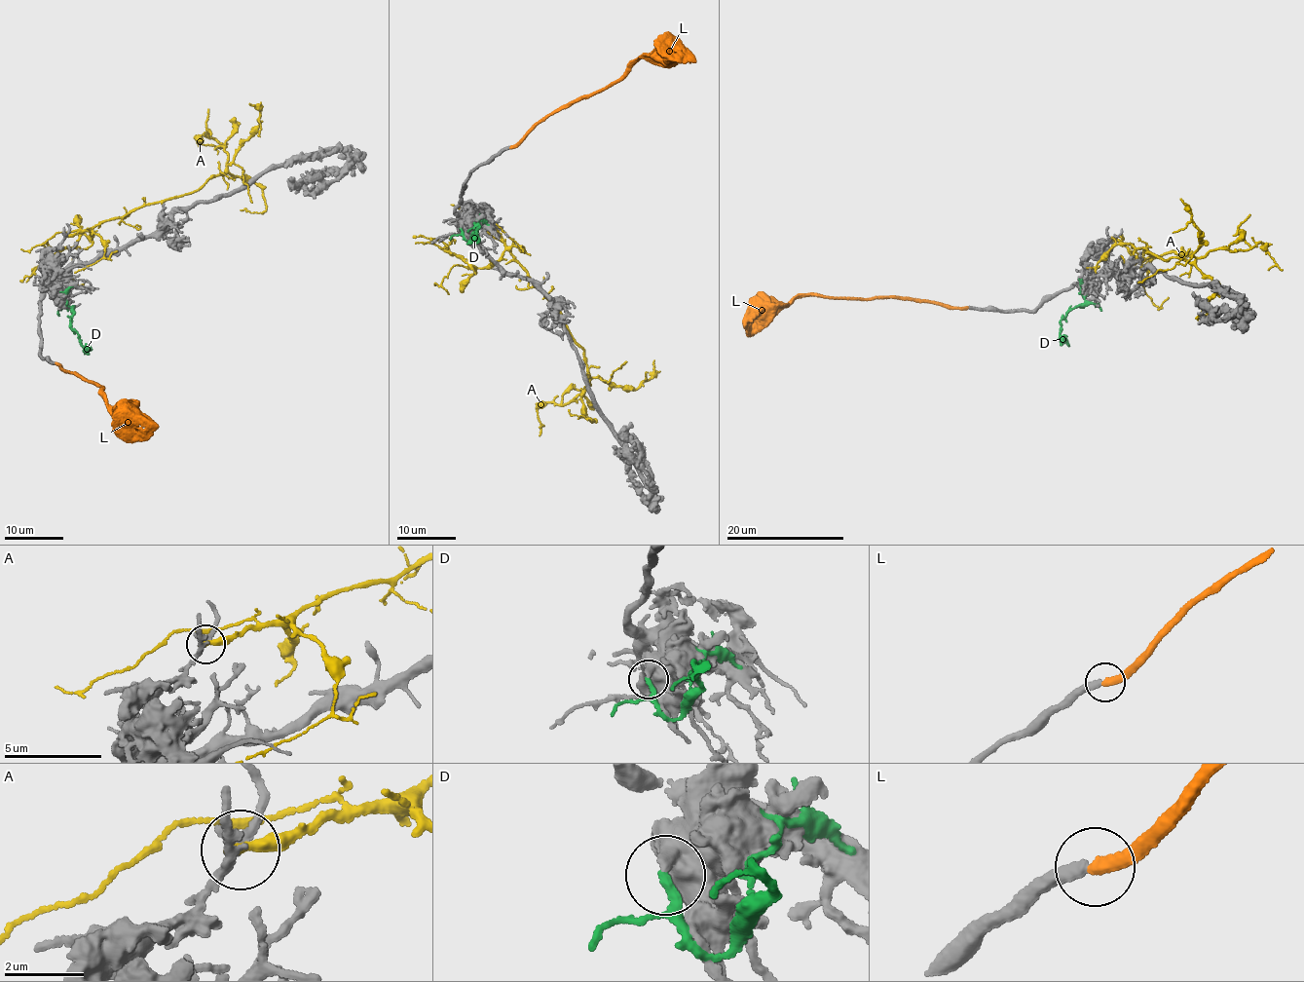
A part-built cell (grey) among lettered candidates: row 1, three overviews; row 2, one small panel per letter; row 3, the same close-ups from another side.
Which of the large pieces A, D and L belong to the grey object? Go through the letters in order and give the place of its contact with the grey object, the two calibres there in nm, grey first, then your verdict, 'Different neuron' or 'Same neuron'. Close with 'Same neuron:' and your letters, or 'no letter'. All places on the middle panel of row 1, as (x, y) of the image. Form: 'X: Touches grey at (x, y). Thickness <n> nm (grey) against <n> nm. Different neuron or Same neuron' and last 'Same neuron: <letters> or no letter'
A: Touches grey at (494, 226). Thickness 240 nm (grey) against 320 nm. Different neuron
D: Touches grey at (461, 228). Thickness 360 nm (grey) against 260 nm. Different neuron
L: Touches grey at (510, 147). Thickness 320 nm (grey) against 360 nm. Same neuron
Same neuron: L

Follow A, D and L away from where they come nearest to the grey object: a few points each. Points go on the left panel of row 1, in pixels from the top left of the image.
A: (65, 236), (143, 205), (191, 193), (223, 173), (228, 158), (217, 140), (203, 134), (202, 143), (220, 148)
D: (57, 305), (72, 306), (72, 328), (84, 355)
L: (56, 363), (60, 369), (97, 384), (119, 419), (142, 430), (157, 429)

